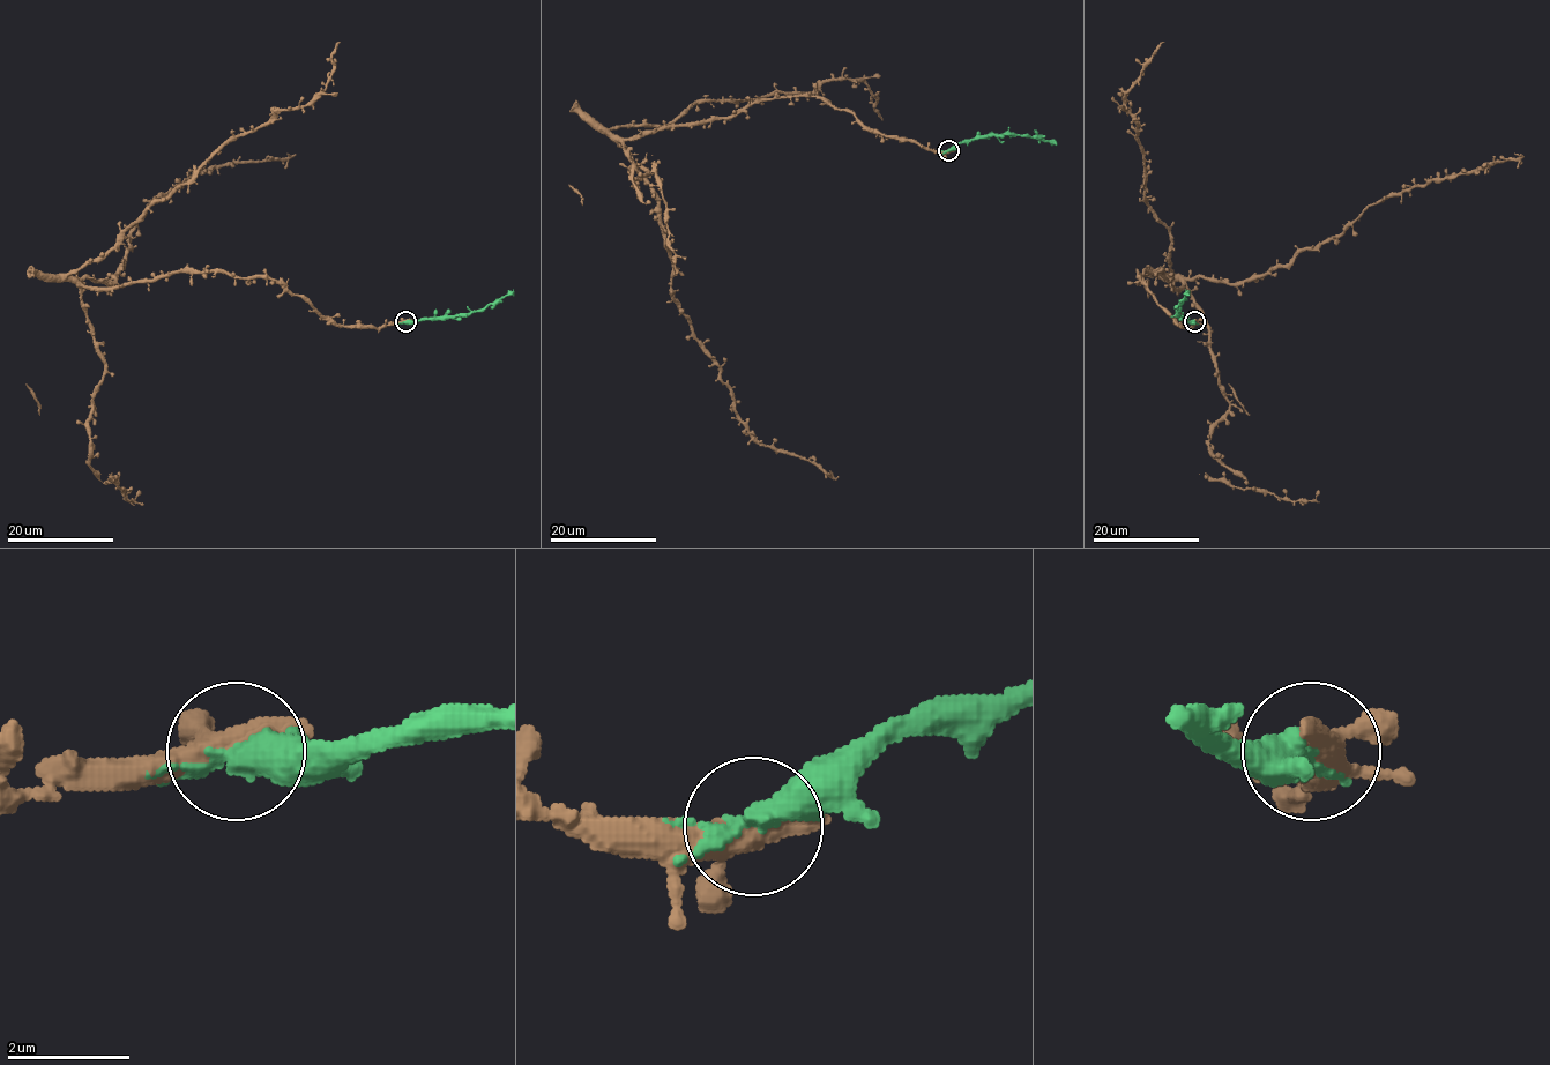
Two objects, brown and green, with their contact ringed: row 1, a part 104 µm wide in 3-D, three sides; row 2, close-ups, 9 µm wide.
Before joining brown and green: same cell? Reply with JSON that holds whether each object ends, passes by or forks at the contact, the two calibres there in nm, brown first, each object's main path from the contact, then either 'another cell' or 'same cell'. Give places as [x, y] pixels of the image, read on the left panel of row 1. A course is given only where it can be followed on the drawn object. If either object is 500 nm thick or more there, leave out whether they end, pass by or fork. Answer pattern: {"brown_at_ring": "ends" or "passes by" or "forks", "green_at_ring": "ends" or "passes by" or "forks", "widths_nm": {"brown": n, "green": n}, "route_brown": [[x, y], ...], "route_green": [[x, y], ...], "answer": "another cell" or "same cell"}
{"brown_at_ring": "forks", "green_at_ring": "forks", "widths_nm": {"brown": 360, "green": 280}, "route_brown": [[405, 321], [342, 327], [278, 283], [224, 273], [79, 281], [111, 283], [129, 230], [193, 173], [295, 155]], "route_green": [[405, 321], [470, 315], [497, 304], [514, 291]], "answer": "same cell"}

